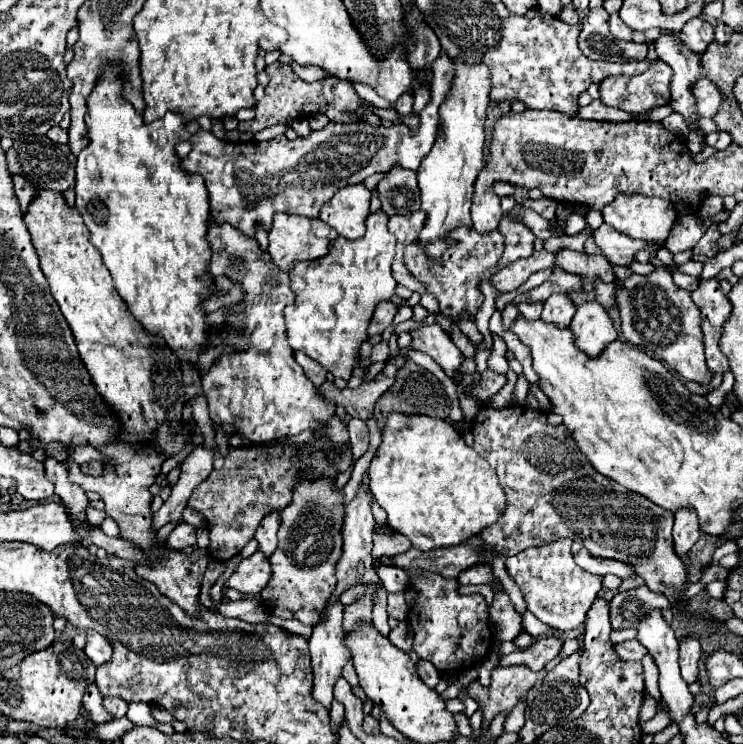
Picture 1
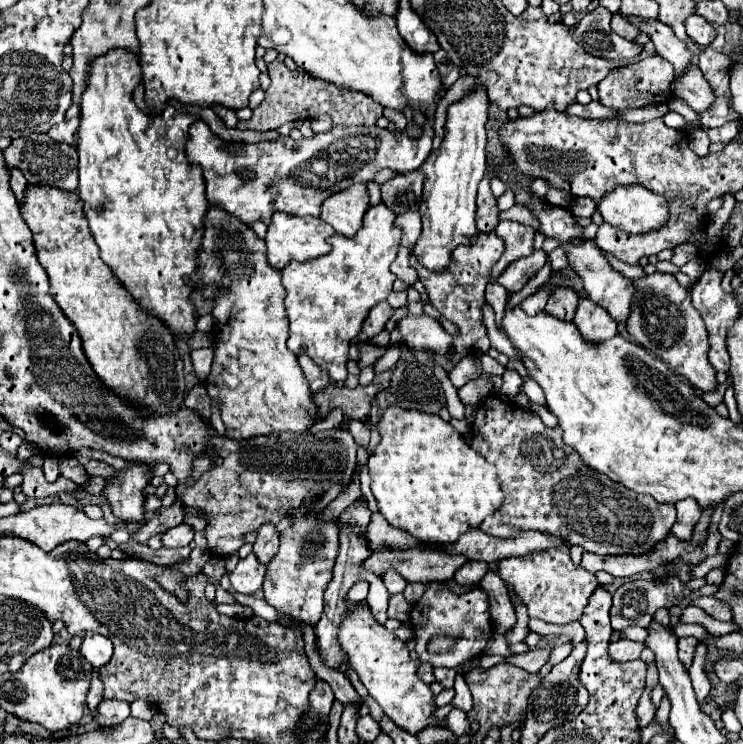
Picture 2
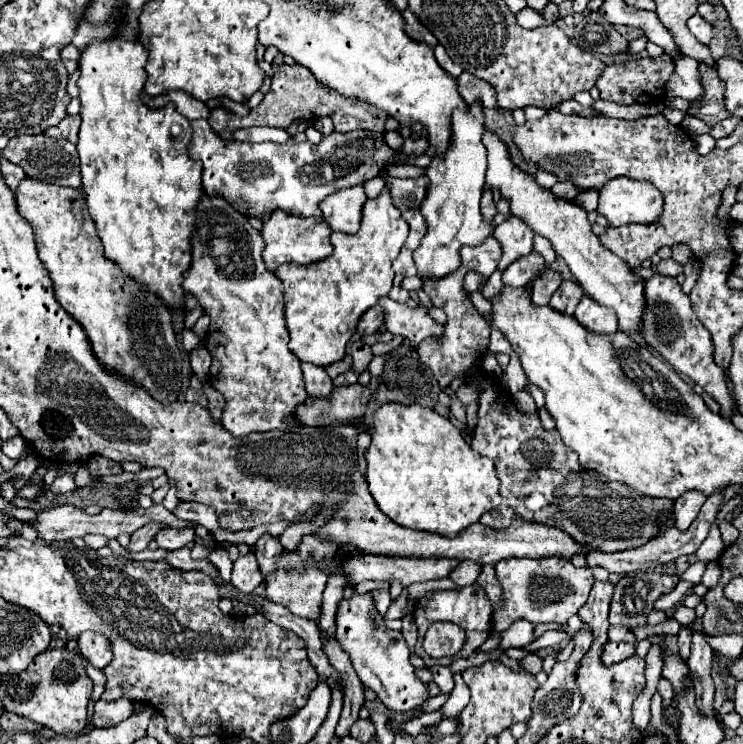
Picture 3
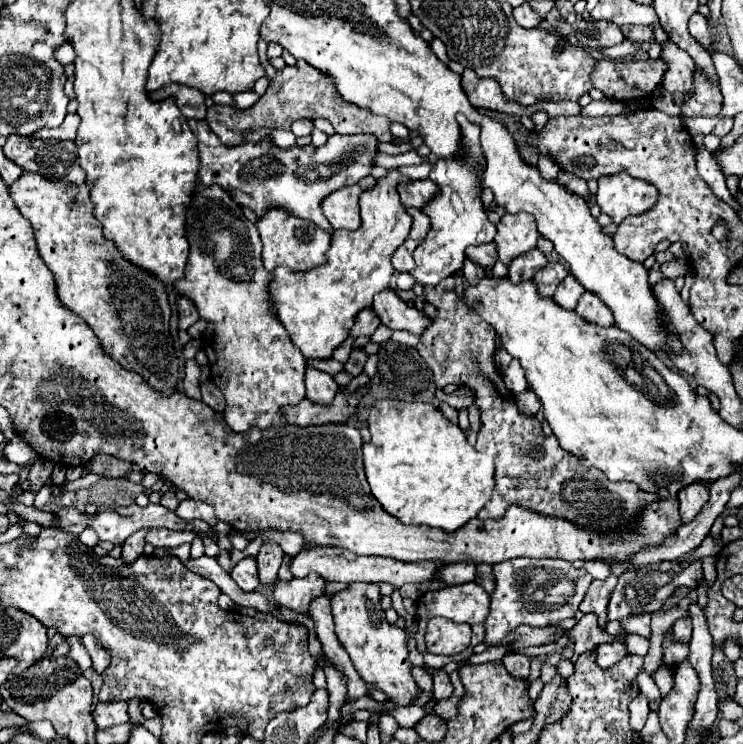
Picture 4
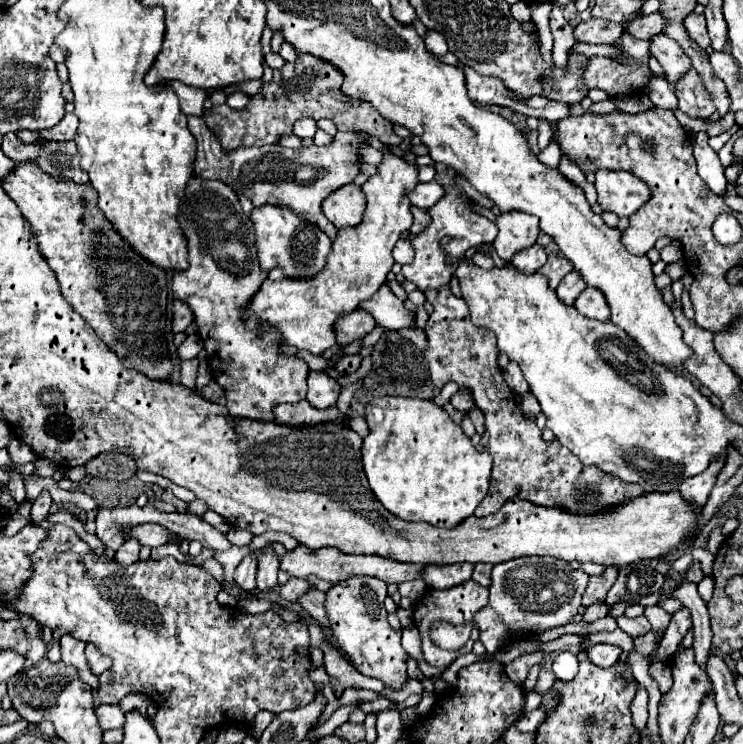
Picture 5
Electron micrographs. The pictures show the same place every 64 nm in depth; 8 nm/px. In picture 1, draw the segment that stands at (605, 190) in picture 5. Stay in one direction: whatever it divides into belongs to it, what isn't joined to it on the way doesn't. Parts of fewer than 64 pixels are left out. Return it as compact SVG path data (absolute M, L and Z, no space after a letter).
M618 194L616 200L612 200L612 204L604 206L602 216L604 216L606 224L610 224L612 228L616 228L622 234L628 234L630 238L642 238L642 240L650 240L650 242L664 242L670 234L672 224L674 224L676 210L664 198L640 196L640 194L636 194L636 196Z

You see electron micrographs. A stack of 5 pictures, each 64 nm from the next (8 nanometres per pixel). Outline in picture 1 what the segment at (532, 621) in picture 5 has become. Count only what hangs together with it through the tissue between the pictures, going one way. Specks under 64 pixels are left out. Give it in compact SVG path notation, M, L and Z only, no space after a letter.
M564 538L540 548L526 548L524 552L506 558L506 570L518 584L528 610L544 624L564 632L574 630L584 622L590 604L602 588L602 576L590 574L576 566L570 554L570 544L572 540Z

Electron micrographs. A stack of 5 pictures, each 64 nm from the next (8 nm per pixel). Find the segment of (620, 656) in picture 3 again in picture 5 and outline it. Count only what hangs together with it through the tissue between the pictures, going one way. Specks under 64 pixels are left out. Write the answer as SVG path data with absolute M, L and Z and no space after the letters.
M592 644L592 648L586 648L586 654L590 656L590 660L600 668L610 668L612 664L616 664L620 652L622 652L620 648L610 644Z

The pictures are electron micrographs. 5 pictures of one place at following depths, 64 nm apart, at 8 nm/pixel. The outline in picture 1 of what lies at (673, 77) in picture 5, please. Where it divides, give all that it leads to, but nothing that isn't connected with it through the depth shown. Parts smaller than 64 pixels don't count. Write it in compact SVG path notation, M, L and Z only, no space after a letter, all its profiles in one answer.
M696 80L696 88L692 88L692 92L696 92L698 114L706 116L706 118L714 116L720 106L720 100L722 100L720 90L710 80Z

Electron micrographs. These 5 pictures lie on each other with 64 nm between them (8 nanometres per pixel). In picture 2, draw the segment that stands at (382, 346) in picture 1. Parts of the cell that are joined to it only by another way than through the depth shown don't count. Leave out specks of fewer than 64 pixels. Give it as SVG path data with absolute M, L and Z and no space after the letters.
M358 342L358 352L360 352L360 358L358 358L358 368L366 368L366 366L372 366L382 354L384 354L384 348L380 346L372 346L368 342Z

